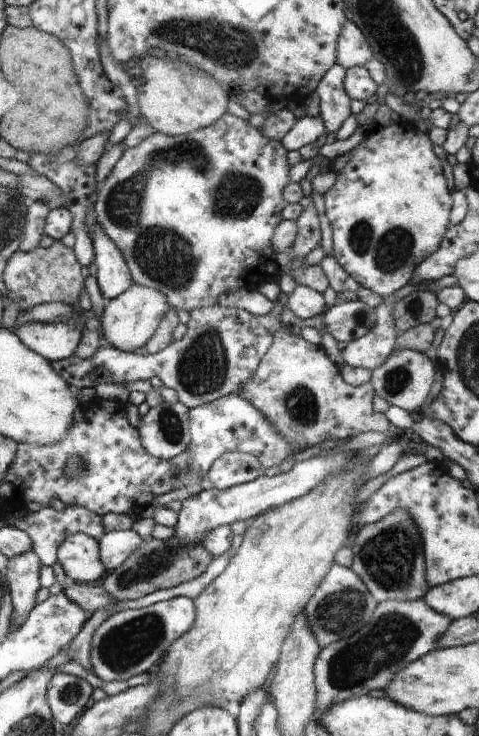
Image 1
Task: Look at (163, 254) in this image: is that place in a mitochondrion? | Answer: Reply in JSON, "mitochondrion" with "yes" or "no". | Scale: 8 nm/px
{"mitochondrion":"yes"}

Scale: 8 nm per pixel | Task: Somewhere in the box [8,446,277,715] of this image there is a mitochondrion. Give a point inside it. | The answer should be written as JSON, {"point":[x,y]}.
{"point":[129,644]}

